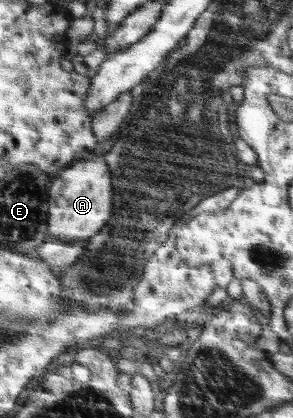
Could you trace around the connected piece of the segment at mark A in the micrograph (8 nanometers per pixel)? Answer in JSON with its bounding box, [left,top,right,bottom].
[48,156,114,242]

